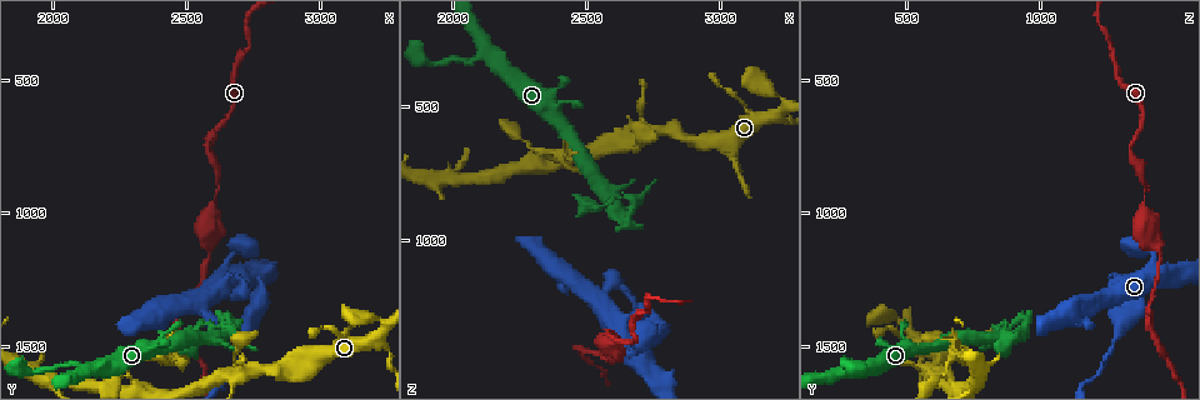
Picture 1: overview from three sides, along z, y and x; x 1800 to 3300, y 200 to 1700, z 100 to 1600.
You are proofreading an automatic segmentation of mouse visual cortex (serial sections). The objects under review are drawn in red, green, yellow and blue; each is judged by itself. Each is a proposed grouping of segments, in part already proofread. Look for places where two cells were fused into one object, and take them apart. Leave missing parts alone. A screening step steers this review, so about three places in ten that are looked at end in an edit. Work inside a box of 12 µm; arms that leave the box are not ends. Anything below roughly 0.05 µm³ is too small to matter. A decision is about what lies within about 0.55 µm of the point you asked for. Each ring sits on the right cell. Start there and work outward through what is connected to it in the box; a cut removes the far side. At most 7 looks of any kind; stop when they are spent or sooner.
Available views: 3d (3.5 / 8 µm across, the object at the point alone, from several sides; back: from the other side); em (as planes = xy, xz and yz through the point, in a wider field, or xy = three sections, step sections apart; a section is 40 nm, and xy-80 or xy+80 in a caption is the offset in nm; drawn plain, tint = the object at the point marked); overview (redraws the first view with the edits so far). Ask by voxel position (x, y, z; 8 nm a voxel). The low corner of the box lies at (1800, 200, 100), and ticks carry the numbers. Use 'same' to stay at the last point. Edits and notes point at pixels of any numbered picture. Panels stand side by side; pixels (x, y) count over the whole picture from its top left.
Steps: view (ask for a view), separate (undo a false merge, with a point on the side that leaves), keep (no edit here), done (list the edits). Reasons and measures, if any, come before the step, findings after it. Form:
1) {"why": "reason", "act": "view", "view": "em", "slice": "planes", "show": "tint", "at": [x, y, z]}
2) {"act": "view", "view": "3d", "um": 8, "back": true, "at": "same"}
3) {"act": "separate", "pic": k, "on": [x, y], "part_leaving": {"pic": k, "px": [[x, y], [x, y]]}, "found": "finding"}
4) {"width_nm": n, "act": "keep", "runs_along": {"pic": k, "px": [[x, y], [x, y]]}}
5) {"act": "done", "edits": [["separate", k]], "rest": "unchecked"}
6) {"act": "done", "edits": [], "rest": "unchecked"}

{"why": "narrows sharply", "act": "view", "view": "3d", "um": 3.5, "at": [2290, 1610, 640]}

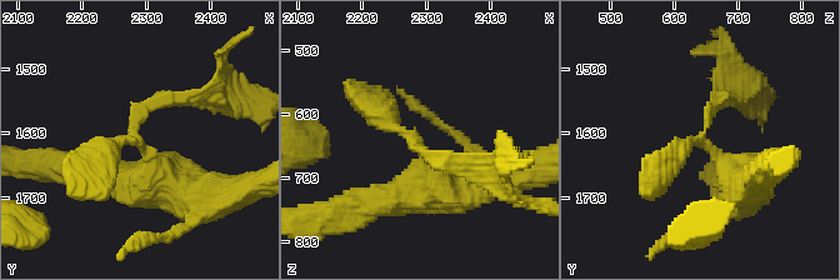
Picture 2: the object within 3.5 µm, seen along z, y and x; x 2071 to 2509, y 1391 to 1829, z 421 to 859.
{"act": "view", "view": "em", "slice": "xy", "step": 1, "show": "tint", "at": [2290, 1615, 650]}

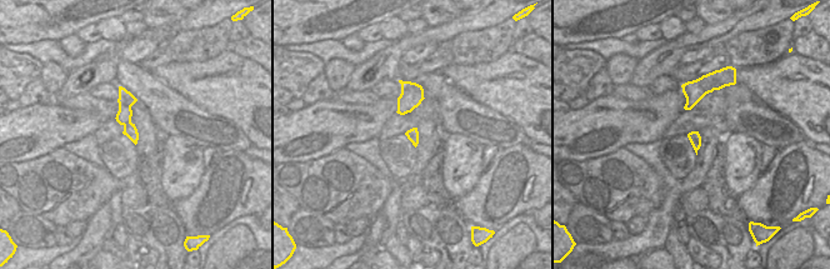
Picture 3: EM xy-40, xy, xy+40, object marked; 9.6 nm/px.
{"arms": 3, "act": "separate", "pic": 2, "on": [158, 96], "part_leaving": {"pic": 2, "px": [[139, 126], [154, 103], [228, 95]]}, "found": "a second cell is stuck on"}

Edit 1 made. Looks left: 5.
{"act": "view", "view": "overview"}

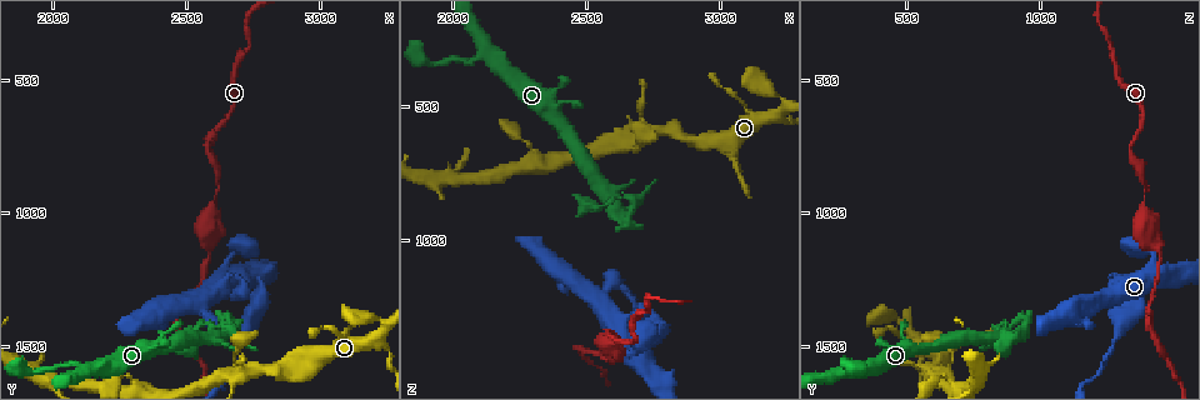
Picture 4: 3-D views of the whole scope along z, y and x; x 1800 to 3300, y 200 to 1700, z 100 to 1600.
{"why": "side arm on a straight run", "act": "view", "view": "3d", "um": 3.5, "at": [3220, 1400, 460]}

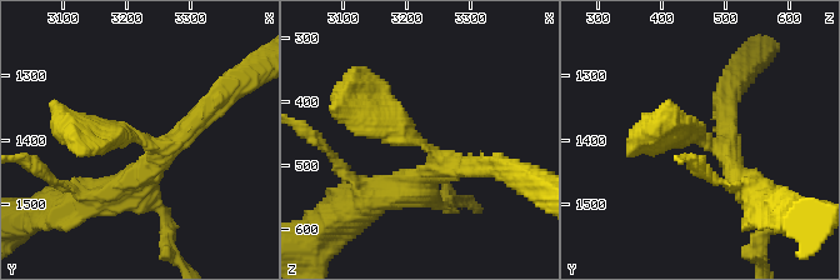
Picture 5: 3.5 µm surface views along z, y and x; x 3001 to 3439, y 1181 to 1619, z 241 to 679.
{"arms": 3, "arm_widths_nm": [250, 300, 300], "why": "shape alone is not enough", "act": "view", "view": "em", "slice": "xy", "step": 3, "show": "tint", "at": [3215, 1400, 465]}

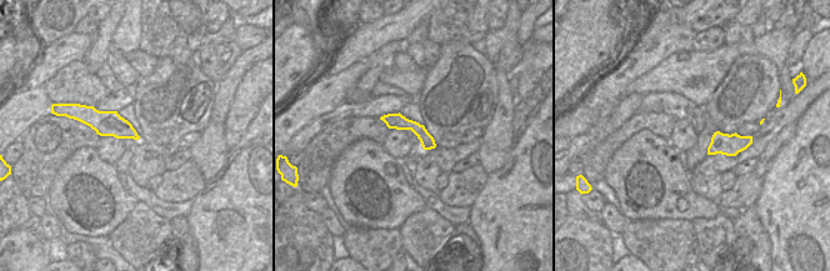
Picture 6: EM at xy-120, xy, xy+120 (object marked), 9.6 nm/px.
{"act": "view", "view": "em", "slice": "planes", "show": "tint", "at": "same"}

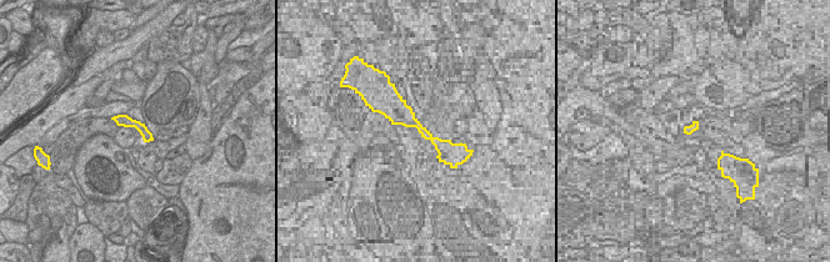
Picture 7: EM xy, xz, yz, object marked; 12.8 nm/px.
{"act": "keep", "found": "continuous, no second cell"}

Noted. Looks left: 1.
{"act": "done", "edits": [["separate", 2]], "rest": "unchecked"}

